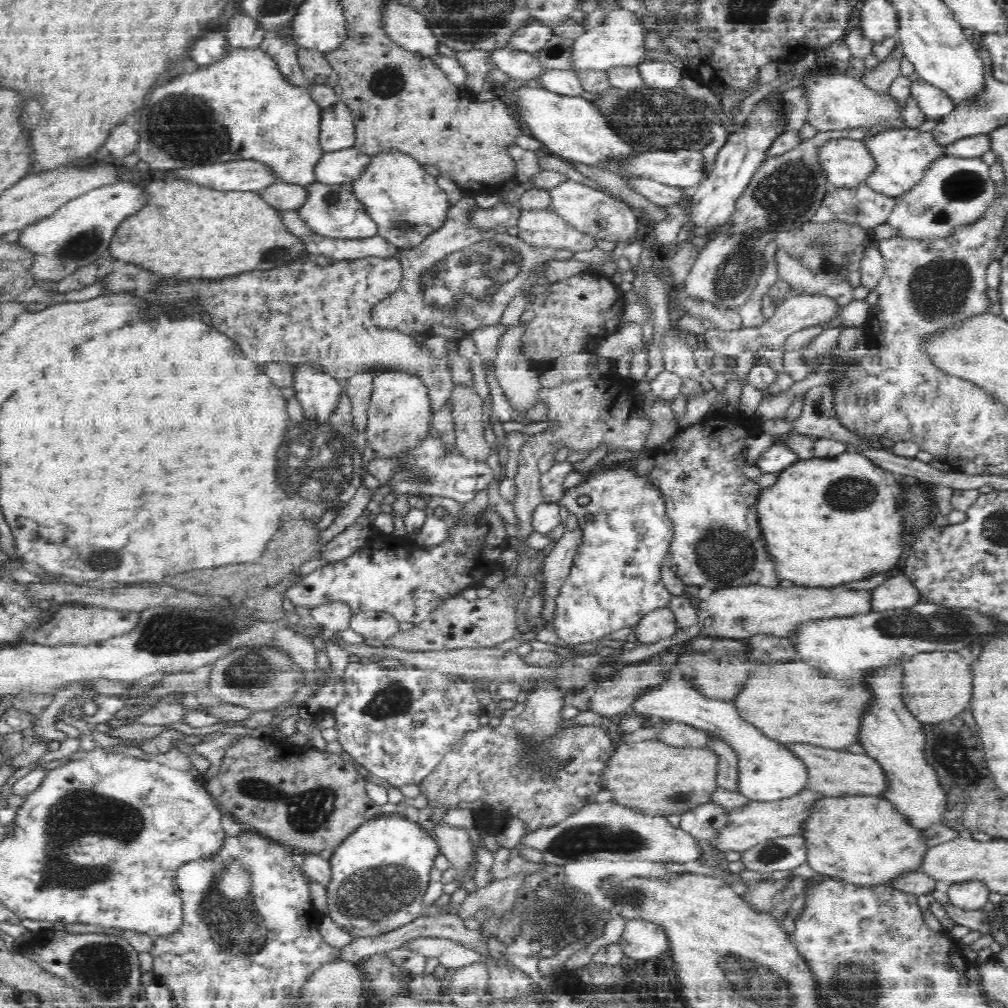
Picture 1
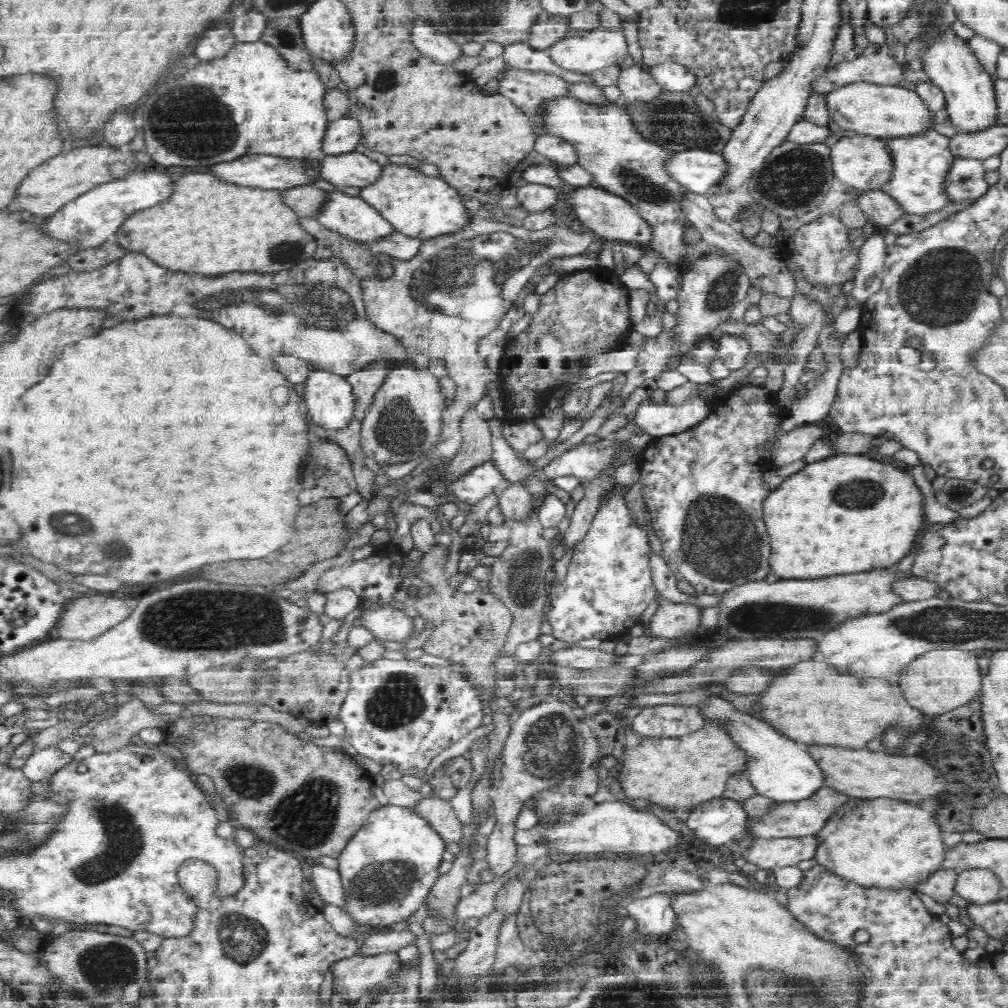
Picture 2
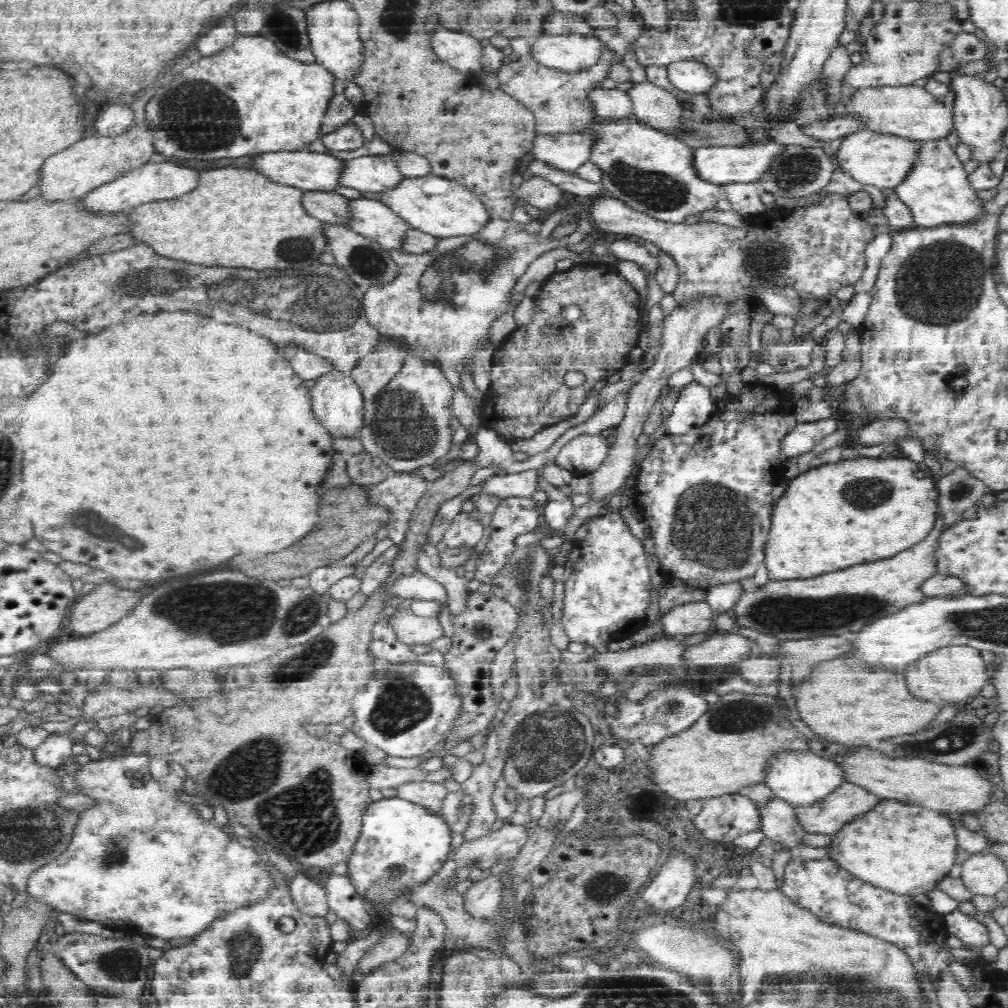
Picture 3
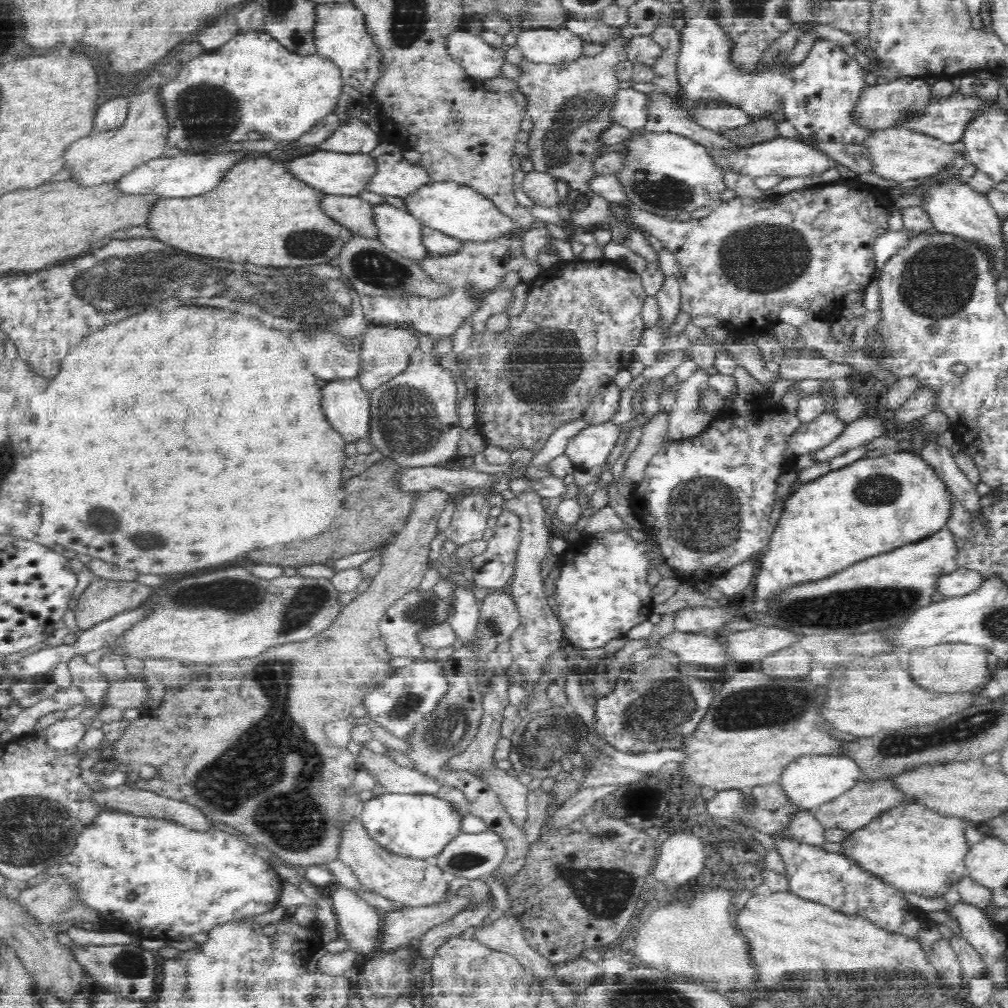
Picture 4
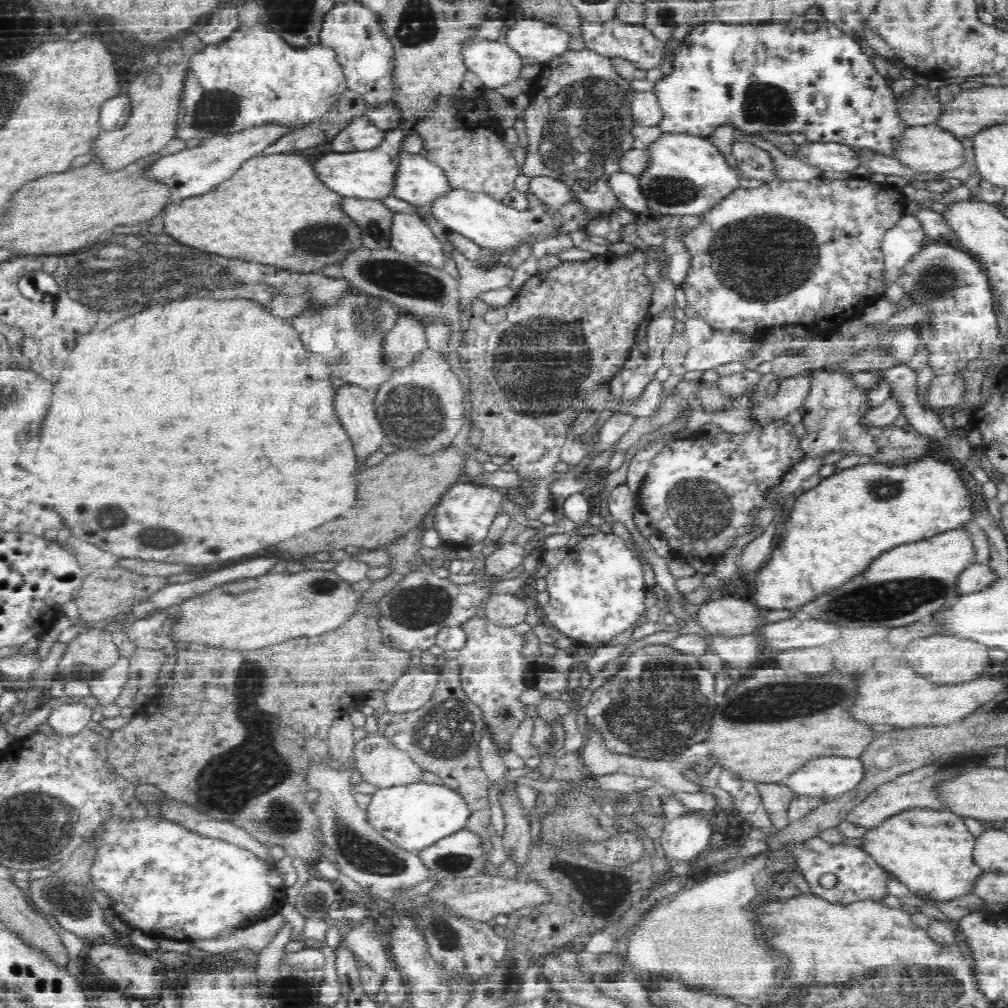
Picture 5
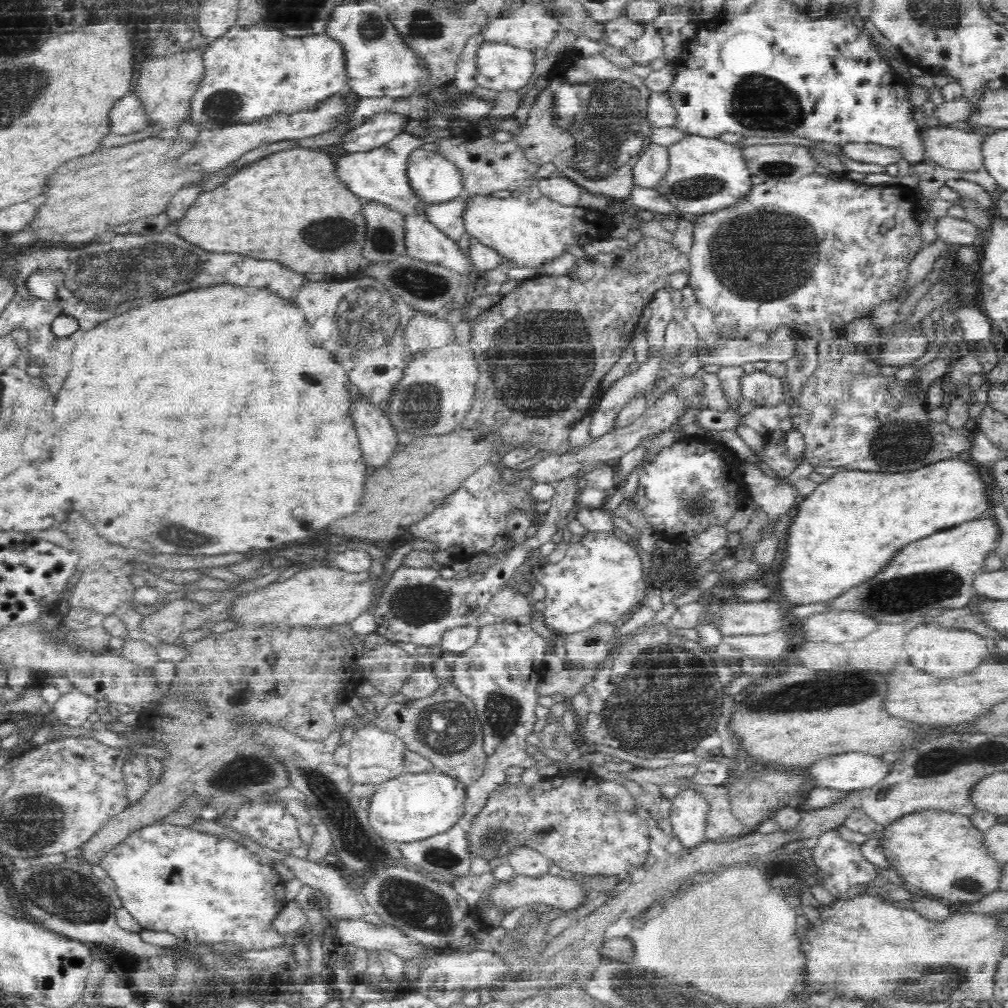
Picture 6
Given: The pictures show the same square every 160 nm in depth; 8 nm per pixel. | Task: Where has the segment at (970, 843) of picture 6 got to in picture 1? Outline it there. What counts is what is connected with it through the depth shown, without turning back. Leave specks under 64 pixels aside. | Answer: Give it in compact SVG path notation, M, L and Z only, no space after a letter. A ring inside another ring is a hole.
M884 796L822 797L805 822L801 835L806 838L808 845L807 863L815 872L861 887L893 884L906 874L921 871L926 862L926 854L931 849L926 844L924 828L914 826L909 821L909 816L900 812L900 809Z

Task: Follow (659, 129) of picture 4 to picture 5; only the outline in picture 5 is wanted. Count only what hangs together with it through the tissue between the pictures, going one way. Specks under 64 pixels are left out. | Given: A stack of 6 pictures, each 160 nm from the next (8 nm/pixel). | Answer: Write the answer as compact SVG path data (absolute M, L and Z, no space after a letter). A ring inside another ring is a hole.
M733 142L737 171L741 178L770 183L776 180L776 164L768 151L747 142Z

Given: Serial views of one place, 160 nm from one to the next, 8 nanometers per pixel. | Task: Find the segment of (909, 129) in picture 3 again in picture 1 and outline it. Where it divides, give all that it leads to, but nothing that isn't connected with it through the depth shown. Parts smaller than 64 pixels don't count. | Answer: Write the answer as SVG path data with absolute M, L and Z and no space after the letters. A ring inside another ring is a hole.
M817 74L806 82L810 99L807 121L811 122L819 131L864 129L872 126L882 126L885 130L905 129L906 124L902 116L904 102L892 96L889 91L878 92L866 86L860 79L848 76L831 76Z

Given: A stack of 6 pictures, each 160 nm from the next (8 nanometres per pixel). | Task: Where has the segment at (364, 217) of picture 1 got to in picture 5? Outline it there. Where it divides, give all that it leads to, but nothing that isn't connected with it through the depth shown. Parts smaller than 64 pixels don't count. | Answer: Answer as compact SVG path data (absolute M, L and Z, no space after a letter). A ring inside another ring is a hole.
M396 213L392 238L393 248L406 256L440 269L448 262L442 242L418 215Z

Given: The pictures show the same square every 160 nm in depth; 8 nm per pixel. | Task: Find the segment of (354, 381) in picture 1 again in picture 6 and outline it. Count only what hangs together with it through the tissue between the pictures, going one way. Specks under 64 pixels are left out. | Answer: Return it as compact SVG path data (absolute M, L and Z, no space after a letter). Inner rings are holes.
M419 311L405 330L407 347L413 354L438 348L454 340L453 332L454 326L446 318Z

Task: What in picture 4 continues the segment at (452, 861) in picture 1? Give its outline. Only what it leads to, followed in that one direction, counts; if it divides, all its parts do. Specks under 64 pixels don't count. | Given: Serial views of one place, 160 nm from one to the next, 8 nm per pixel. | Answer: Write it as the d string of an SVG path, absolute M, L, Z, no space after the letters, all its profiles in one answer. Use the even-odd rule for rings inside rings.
M362 747L357 757L359 768L366 768L376 784L385 792L427 792L436 794L440 783L410 766L400 766L396 760Z

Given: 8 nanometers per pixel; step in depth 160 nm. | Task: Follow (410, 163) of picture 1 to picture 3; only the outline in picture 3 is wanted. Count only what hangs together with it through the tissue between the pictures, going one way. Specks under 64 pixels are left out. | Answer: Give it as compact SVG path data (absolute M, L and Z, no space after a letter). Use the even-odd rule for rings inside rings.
M436 175L407 178L400 186L381 193L380 200L407 220L412 228L442 239L475 235L492 220L486 205L475 192L459 182Z

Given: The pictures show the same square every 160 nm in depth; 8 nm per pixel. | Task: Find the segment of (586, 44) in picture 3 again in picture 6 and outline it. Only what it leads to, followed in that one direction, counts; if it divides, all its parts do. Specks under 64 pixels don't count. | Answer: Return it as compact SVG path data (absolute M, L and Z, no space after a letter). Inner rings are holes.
M522 3L519 8L509 8L496 15L493 20L483 24L478 32L483 42L502 42L512 44L518 48L528 48L536 51L545 48L560 30L562 25L551 11L540 3Z

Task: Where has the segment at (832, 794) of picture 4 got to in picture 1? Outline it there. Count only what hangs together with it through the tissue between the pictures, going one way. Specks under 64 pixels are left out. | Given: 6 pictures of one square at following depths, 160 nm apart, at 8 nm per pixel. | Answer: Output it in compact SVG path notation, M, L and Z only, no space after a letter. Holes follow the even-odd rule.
M677 677L648 691L633 708L642 715L679 720L705 730L711 738L722 739L738 757L739 792L754 801L792 798L807 789L809 772L803 759L787 743L770 738L761 728L744 720L734 699L710 698L696 689L690 680Z

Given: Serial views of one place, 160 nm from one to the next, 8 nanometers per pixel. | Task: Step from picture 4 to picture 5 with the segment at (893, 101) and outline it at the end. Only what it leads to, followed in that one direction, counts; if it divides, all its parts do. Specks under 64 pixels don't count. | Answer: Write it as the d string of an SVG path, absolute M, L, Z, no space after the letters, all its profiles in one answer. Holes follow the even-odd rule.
M917 76L918 86L905 98L899 98L899 112L903 119L912 126L937 124L937 120L945 111L946 105L942 104L936 96L927 91L929 80Z

